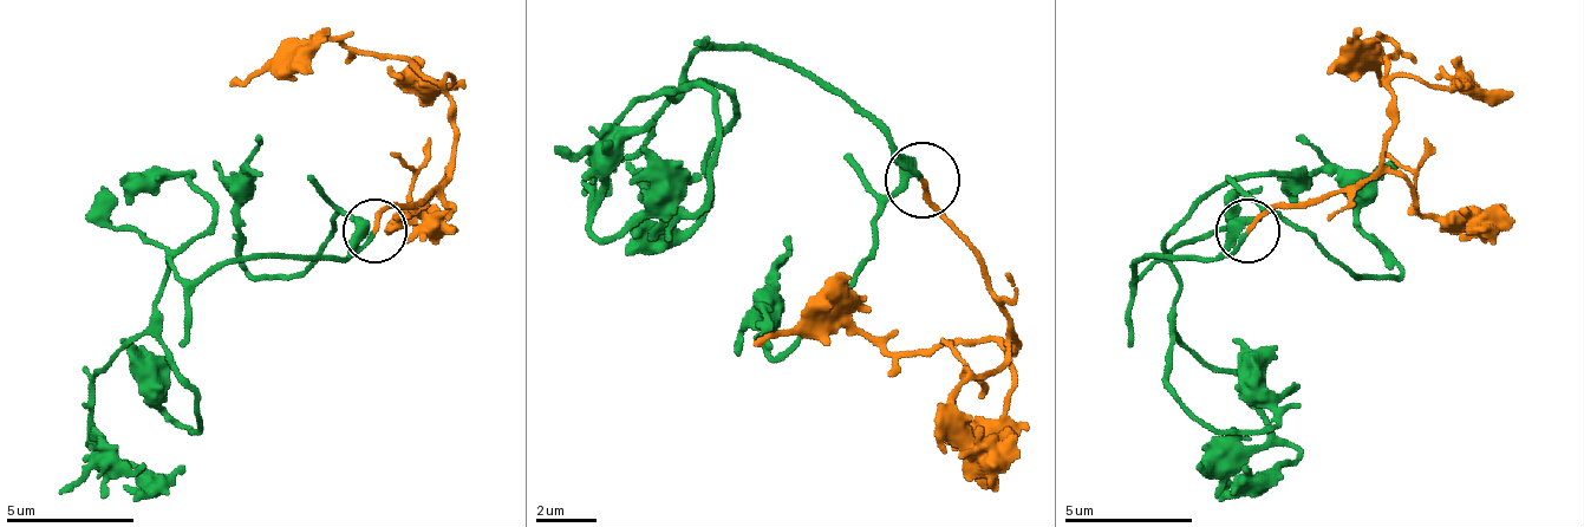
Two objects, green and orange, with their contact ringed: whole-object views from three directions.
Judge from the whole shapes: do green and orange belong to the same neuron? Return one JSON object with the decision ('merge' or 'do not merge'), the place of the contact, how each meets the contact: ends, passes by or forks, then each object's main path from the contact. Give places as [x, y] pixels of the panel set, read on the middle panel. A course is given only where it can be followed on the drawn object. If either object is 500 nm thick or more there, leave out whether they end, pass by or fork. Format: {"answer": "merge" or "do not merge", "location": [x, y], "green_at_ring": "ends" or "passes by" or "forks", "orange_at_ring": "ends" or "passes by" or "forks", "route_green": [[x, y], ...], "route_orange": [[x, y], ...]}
{"answer": "merge", "location": [923, 180], "green_at_ring": "passes by", "orange_at_ring": "ends", "route_green": [[924, 177], [774, 58], [736, 51], [699, 51], [669, 96], [706, 88], [714, 193], [684, 215], [624, 163]], "route_orange": [[924, 177], [1006, 320], [1014, 343], [946, 343], [901, 351], [812, 327], [751, 343]]}

